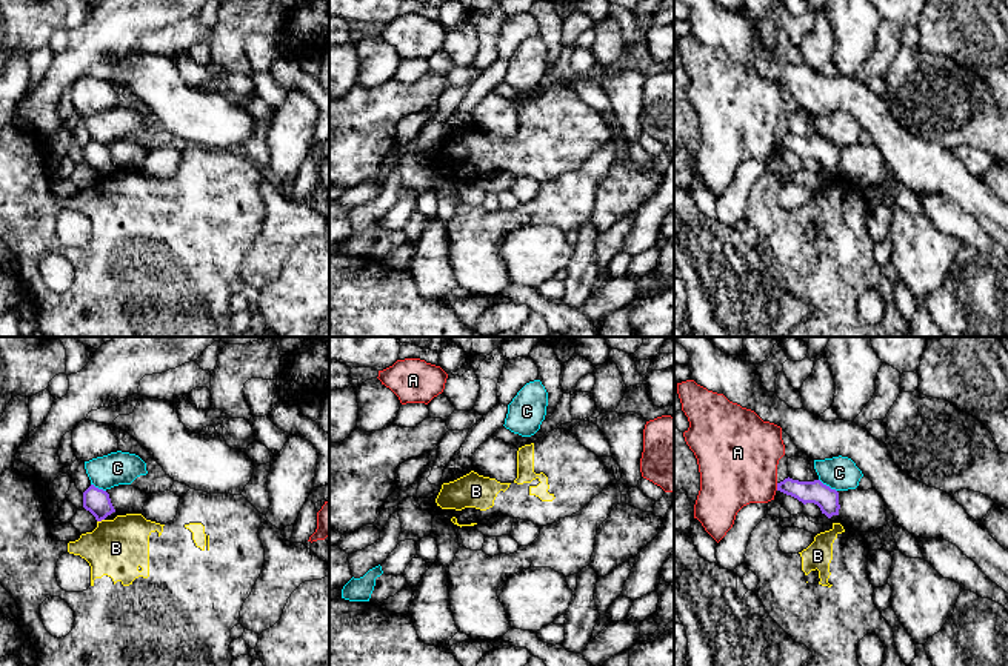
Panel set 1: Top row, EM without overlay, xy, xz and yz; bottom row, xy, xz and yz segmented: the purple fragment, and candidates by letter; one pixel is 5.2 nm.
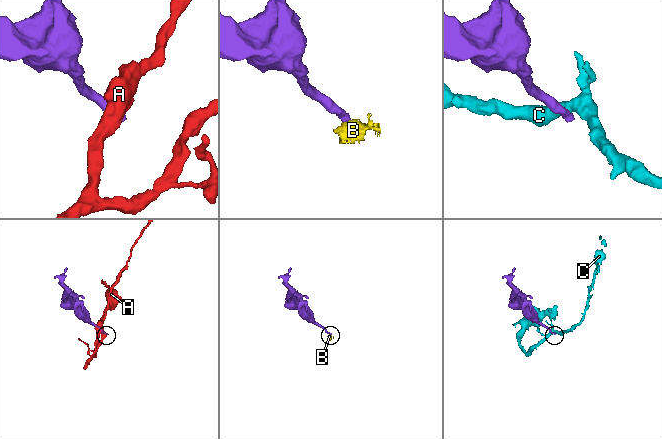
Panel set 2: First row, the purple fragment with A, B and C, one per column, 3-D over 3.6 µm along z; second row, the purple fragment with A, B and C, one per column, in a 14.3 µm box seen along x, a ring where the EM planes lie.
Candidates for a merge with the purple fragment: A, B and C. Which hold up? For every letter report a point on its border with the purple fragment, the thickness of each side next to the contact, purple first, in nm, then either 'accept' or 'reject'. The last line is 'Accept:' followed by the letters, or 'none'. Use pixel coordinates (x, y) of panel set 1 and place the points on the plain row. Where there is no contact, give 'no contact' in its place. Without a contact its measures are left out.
A: contact yz (777, 142); calibres 120 and 420 nm; reject
B: contact xy (100, 176); calibres 140 and 300 nm; reject
C: contact yz (828, 142); calibres 120 and 180 nm; reject
Accept: none

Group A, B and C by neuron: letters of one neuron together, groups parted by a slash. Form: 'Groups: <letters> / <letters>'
Groups: A / B / C

